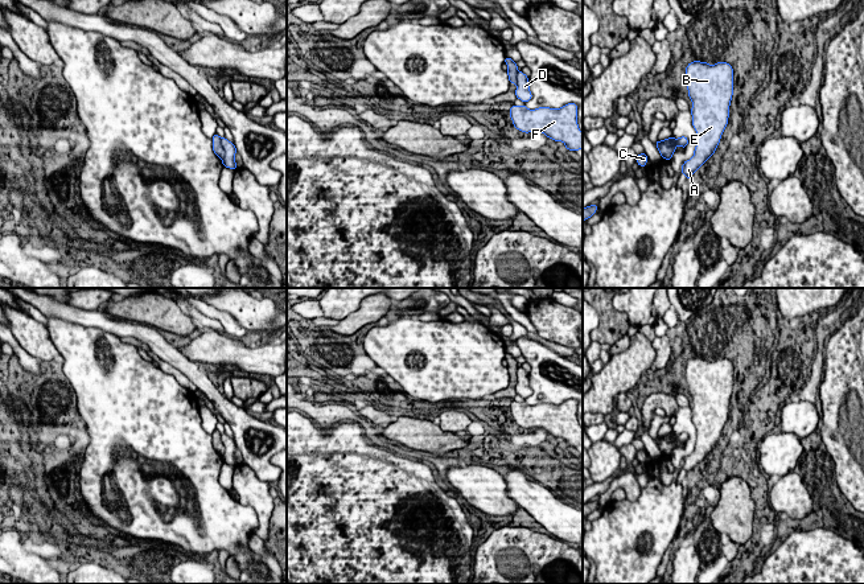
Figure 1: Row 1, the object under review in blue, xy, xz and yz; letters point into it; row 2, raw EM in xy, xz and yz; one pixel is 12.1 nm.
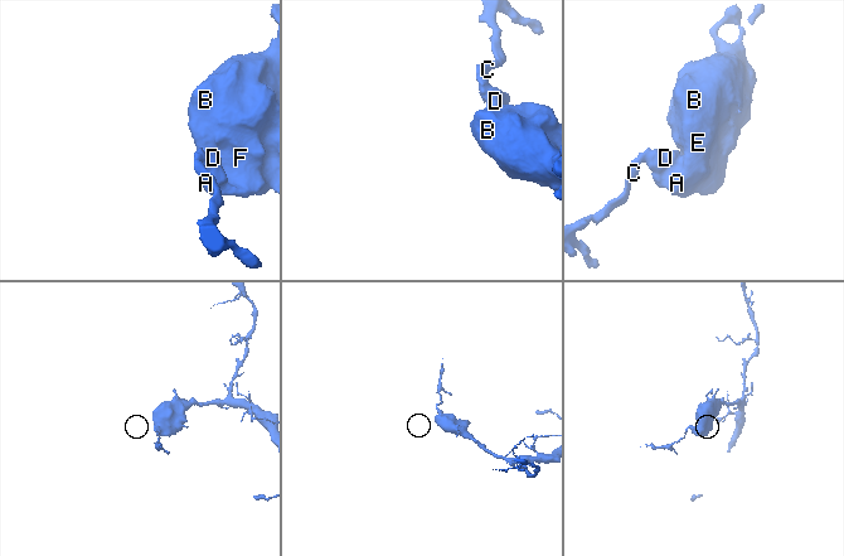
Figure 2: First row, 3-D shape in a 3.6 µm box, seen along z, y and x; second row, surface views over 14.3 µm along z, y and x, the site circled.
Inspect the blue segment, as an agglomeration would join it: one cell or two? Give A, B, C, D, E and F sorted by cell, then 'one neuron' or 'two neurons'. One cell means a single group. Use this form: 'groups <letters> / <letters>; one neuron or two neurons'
groups A B D E F / C; two neurons

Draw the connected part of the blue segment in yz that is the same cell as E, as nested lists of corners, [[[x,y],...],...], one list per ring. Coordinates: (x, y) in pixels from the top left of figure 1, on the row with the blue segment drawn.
[[[694,61],[686,67],[684,81],[692,102],[690,111],[692,127],[696,131],[696,147],[694,156],[683,163],[680,173],[692,180],[692,174],[715,153],[728,124],[733,95],[733,67],[728,62],[717,62],[711,66],[708,62]]]

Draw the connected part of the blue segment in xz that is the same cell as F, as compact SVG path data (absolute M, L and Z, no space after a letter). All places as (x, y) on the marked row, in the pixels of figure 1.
M568 103L560 108L539 107L535 110L523 106L511 106L510 118L517 129L528 132L542 132L555 141L563 141L564 149L583 149L583 132L577 124L577 108L575 103Z

